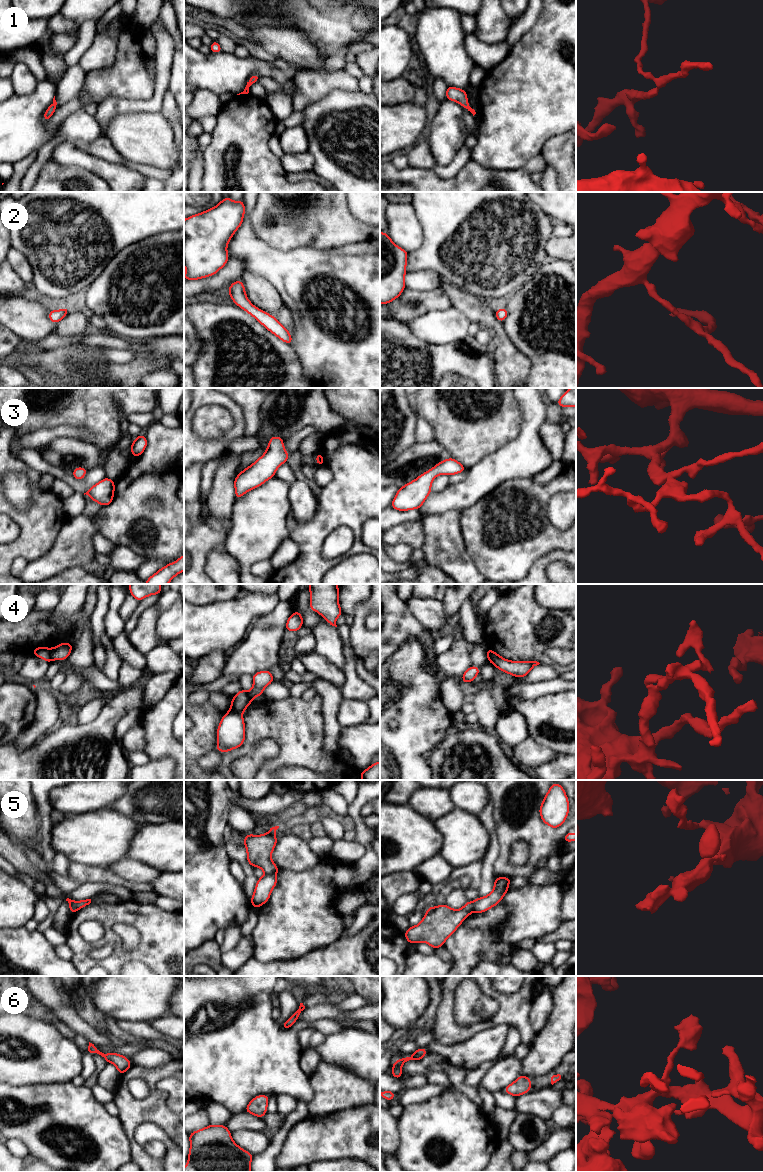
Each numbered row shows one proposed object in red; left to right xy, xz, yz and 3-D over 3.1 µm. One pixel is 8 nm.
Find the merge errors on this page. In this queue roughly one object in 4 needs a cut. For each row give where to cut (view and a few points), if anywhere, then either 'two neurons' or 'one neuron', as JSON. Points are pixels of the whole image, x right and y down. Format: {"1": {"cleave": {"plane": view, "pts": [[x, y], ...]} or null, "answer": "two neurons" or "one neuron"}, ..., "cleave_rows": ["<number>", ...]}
{"1": {"cleave": null, "answer": "one neuron"}, "2": {"cleave": null, "answer": "one neuron"}, "3": {"cleave": null, "answer": "one neuron"}, "4": {"cleave": {"plane": "xy", "pts": [[49, 649], [52, 659]]}, "answer": "two neurons"}, "5": {"cleave": {"plane": "xz", "pts": [[276, 871], [265, 874]]}, "answer": "two neurons"}, "6": {"cleave": null, "answer": "one neuron"}, "cleave_rows": ["4", "5"]}

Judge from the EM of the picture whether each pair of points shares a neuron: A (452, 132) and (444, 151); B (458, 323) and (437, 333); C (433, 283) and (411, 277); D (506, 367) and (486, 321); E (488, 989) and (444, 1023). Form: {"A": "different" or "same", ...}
{"A": "same", "B": "same", "C": "same", "D": "same", "E": "same"}

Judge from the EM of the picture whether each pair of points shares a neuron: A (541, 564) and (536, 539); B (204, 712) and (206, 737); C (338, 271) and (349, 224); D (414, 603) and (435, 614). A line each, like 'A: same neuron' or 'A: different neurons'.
A: different neurons
B: same neuron
C: different neurons
D: same neuron

